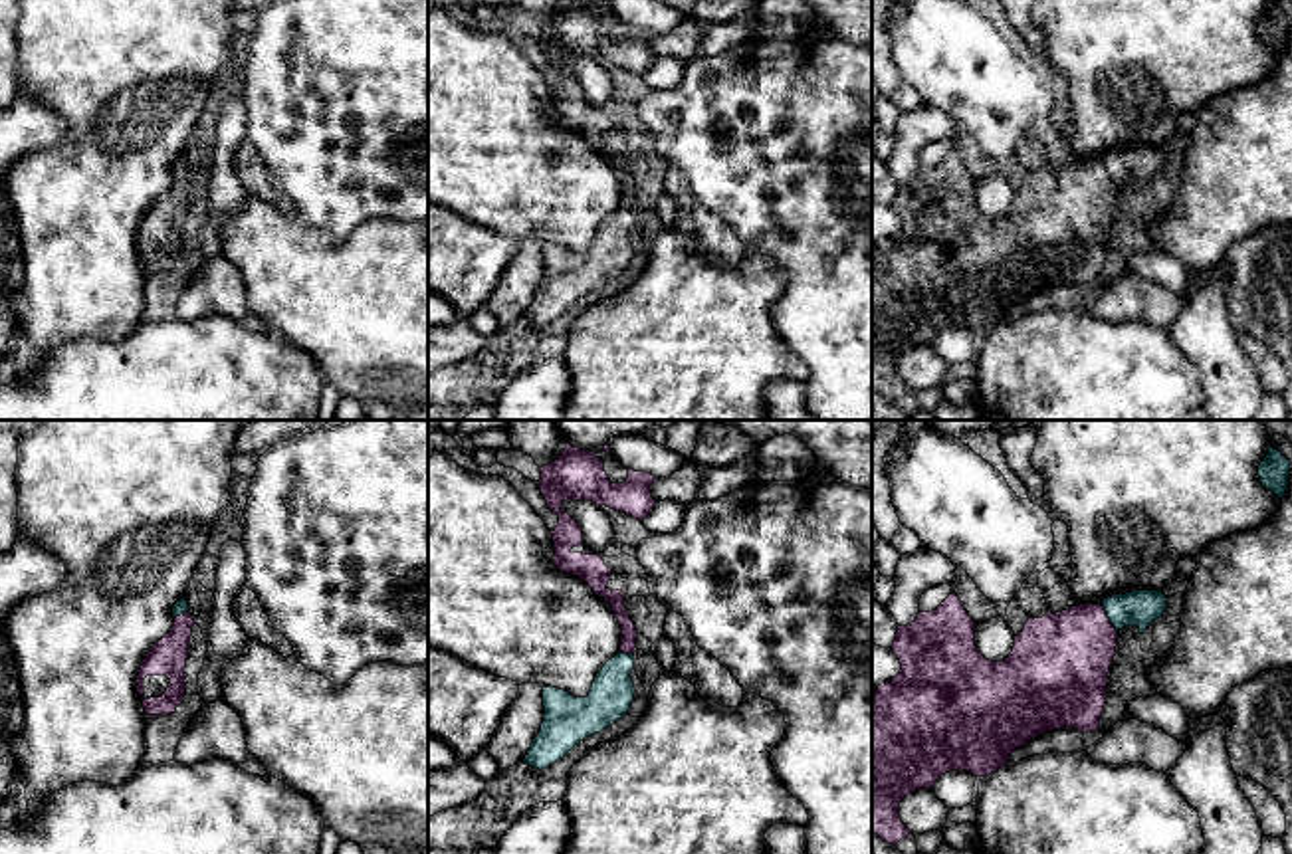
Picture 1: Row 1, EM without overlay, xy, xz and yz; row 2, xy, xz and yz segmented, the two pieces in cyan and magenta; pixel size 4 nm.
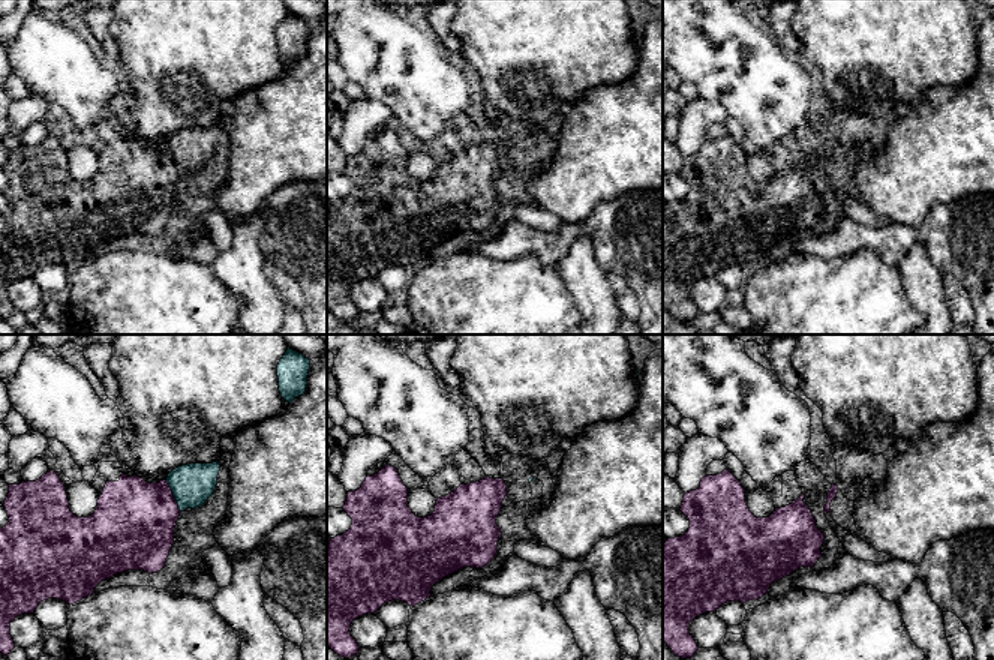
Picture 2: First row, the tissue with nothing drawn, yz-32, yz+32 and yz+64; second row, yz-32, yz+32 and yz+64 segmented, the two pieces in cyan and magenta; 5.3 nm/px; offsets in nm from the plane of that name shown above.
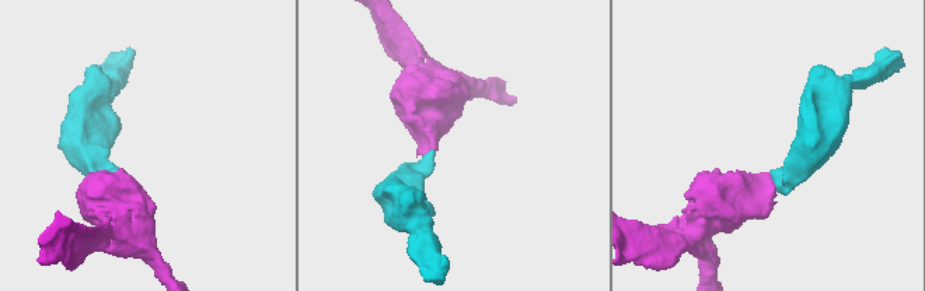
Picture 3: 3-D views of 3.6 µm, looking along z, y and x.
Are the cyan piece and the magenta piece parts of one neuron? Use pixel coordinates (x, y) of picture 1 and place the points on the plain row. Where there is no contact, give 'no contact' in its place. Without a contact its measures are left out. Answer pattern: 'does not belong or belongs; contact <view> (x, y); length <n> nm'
belongs; contact yz (1108, 173); length 140 nm

